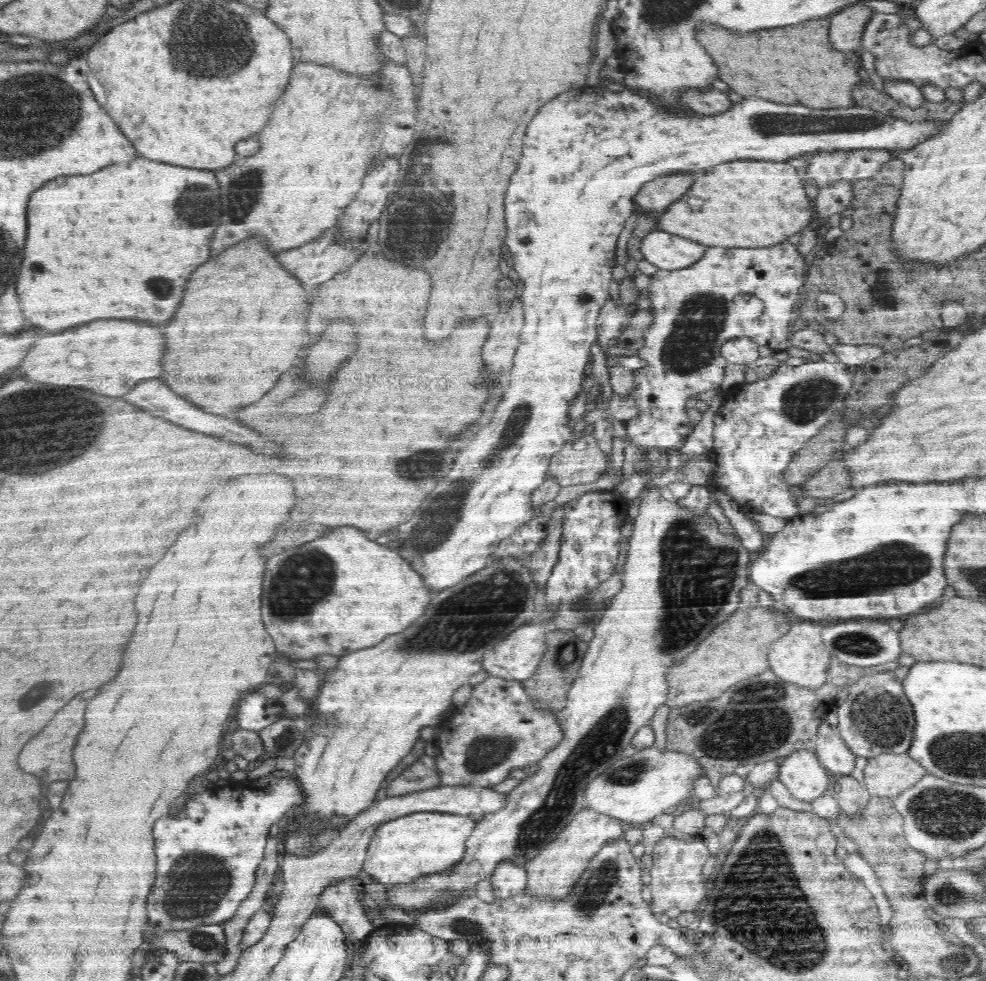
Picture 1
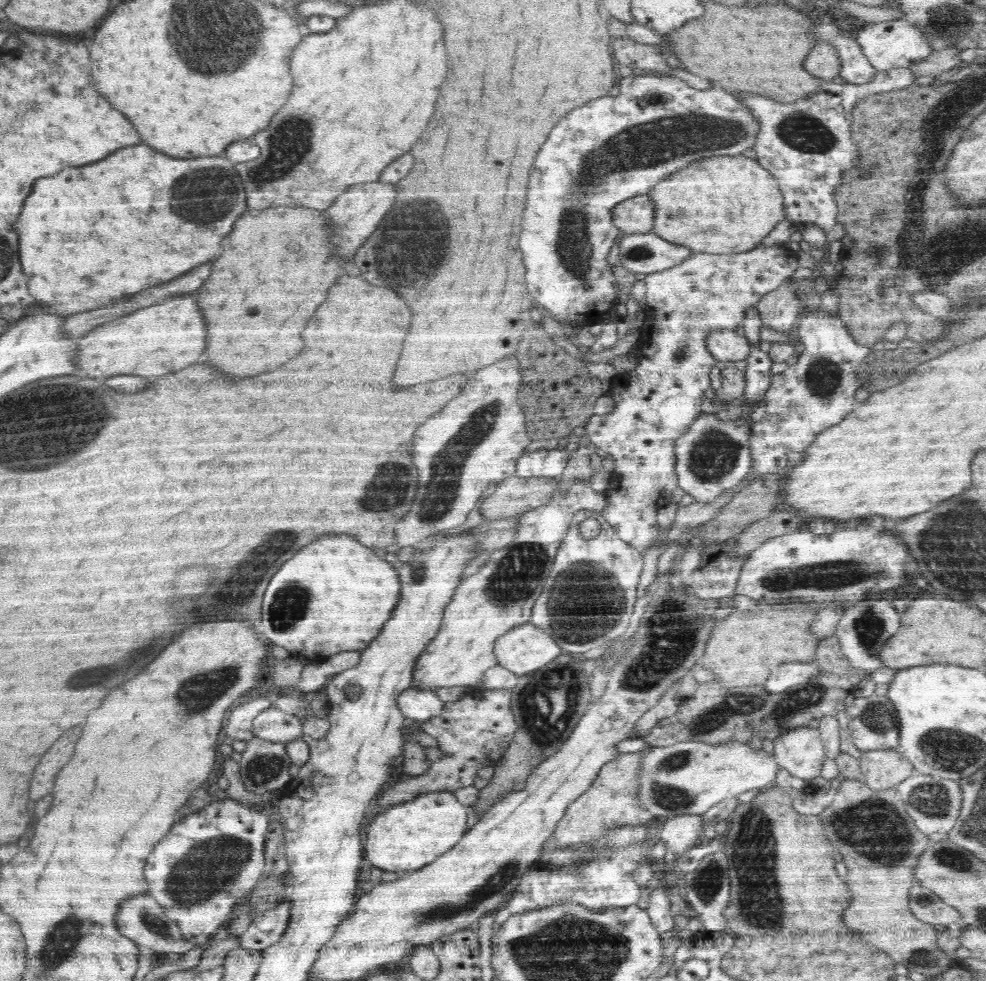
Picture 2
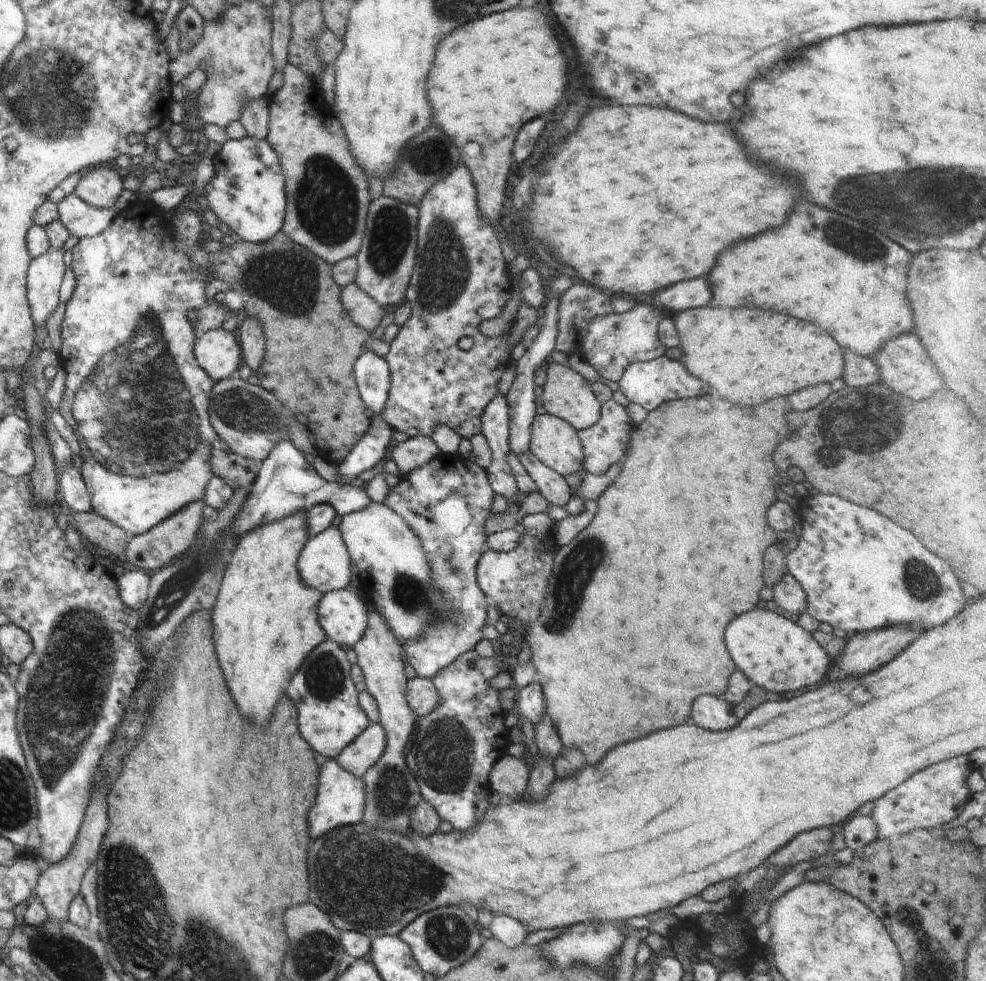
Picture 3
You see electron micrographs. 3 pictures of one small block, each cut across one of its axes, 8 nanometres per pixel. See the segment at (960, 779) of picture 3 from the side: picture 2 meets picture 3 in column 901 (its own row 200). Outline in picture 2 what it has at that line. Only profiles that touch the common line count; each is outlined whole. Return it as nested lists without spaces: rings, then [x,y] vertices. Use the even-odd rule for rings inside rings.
[[[898,67],[878,71],[866,84],[837,84],[830,80],[814,96],[792,103],[781,103],[756,94],[734,94],[740,96],[738,99],[760,124],[752,149],[756,151],[758,163],[778,181],[784,195],[786,219],[818,225],[828,234],[828,242],[839,234],[834,192],[842,187],[842,173],[859,165],[860,156],[852,140],[852,109],[866,95],[906,88],[914,79],[910,68]]]

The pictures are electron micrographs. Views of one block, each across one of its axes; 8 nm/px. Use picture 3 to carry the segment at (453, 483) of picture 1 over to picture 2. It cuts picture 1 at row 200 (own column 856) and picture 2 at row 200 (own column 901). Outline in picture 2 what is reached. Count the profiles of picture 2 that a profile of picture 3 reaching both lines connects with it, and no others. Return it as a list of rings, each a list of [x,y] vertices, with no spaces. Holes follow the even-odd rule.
[[[647,73],[624,78],[618,96],[590,100],[582,108],[574,108],[558,120],[536,154],[534,170],[528,180],[528,202],[522,218],[520,250],[524,256],[530,294],[560,323],[565,335],[575,342],[578,330],[612,313],[610,310],[617,304],[616,278],[606,259],[614,243],[622,236],[620,229],[612,223],[612,209],[615,207],[612,204],[646,194],[662,178],[690,166],[696,160],[741,155],[756,144],[758,132],[760,124],[757,118],[730,92],[720,88],[696,90],[678,77]]]

